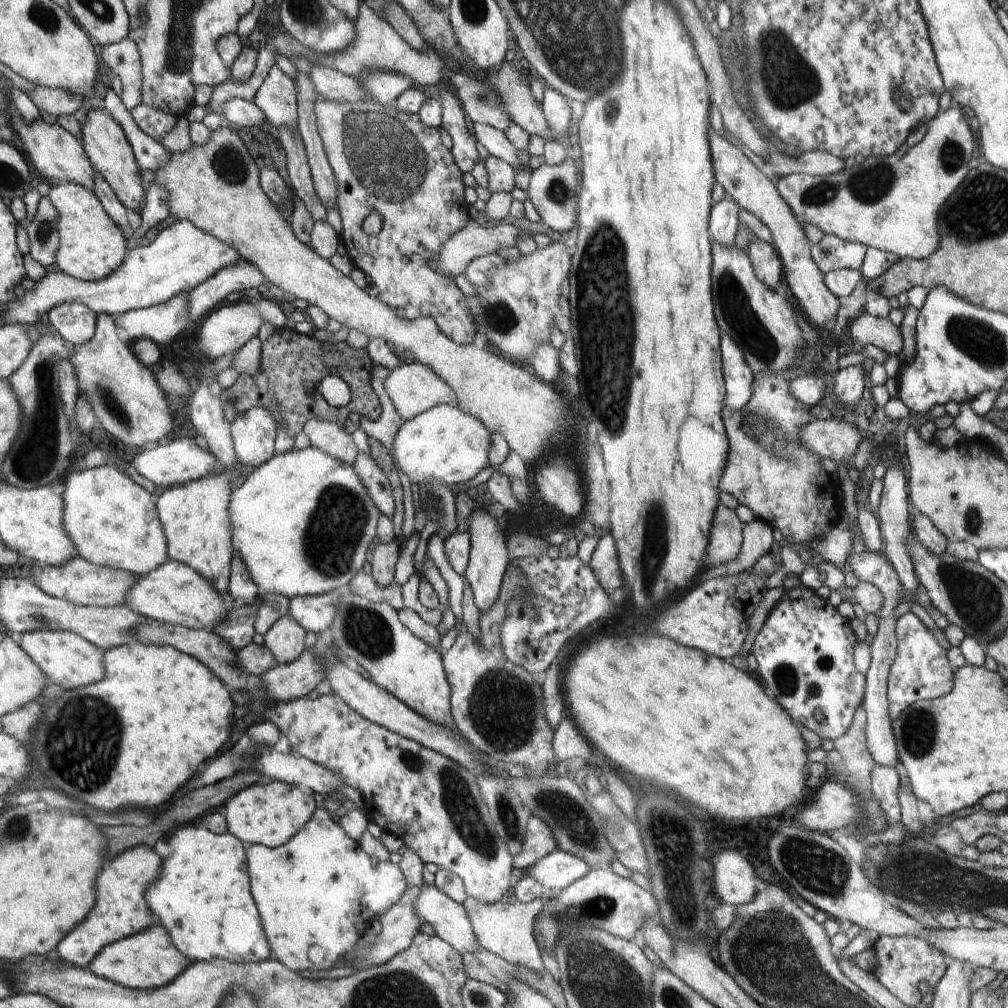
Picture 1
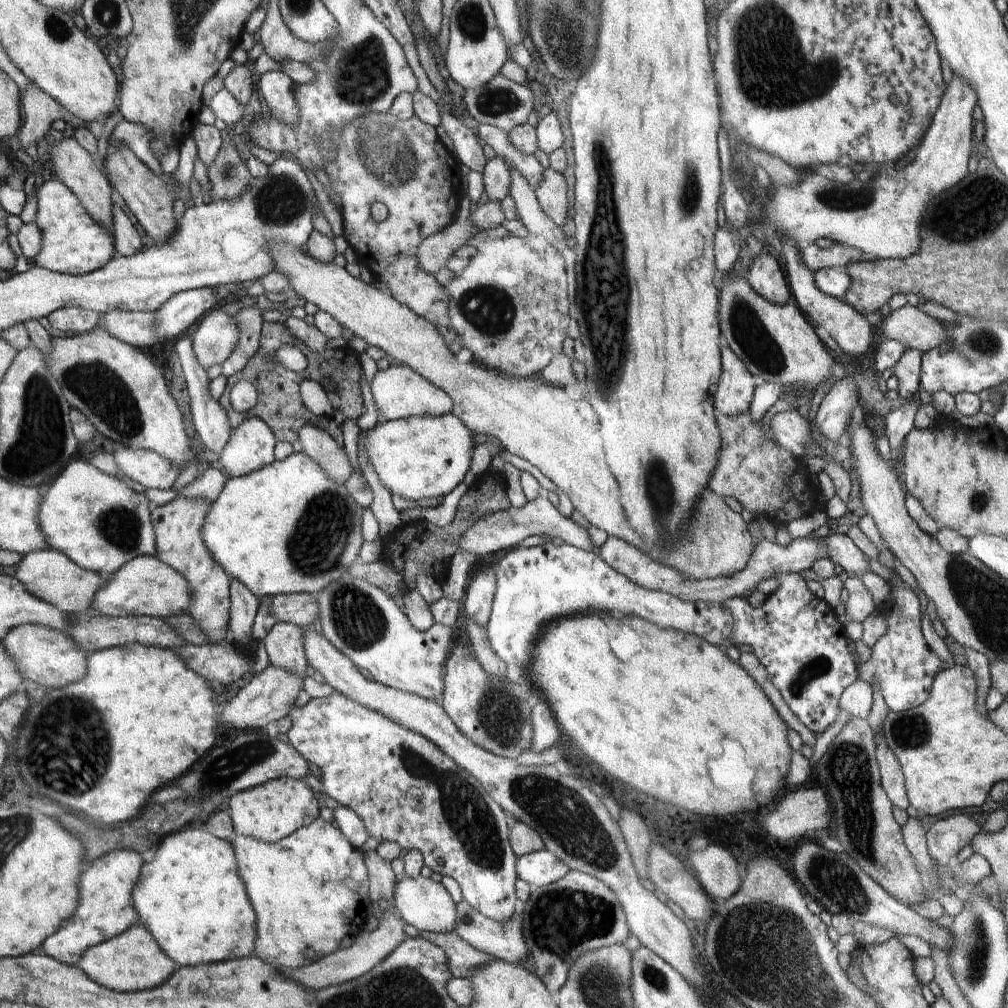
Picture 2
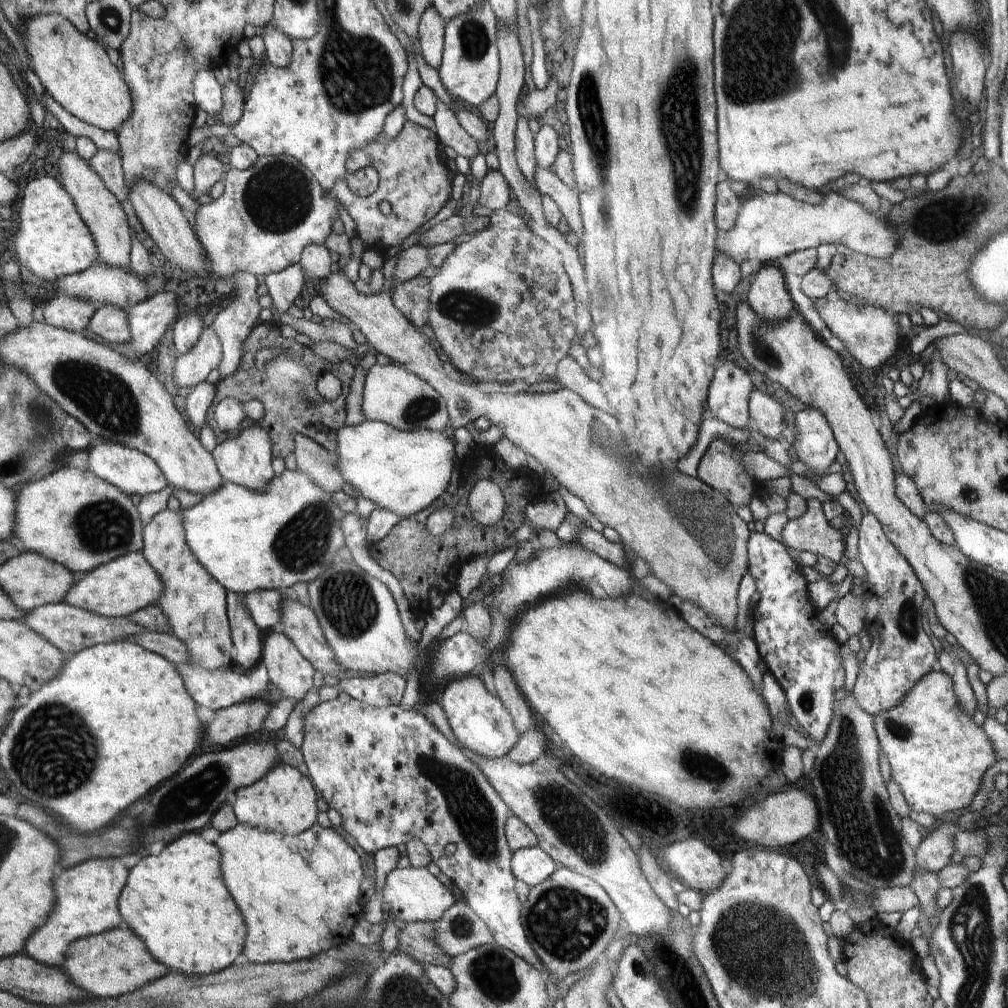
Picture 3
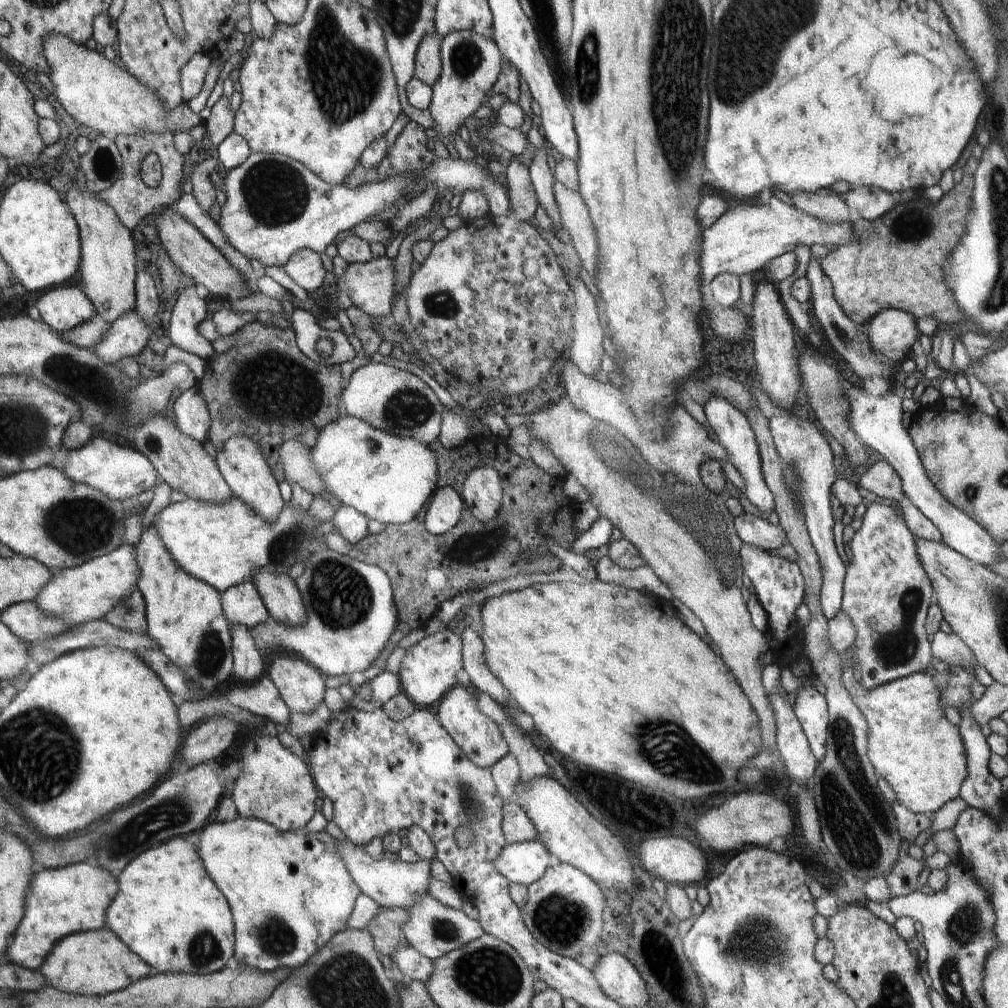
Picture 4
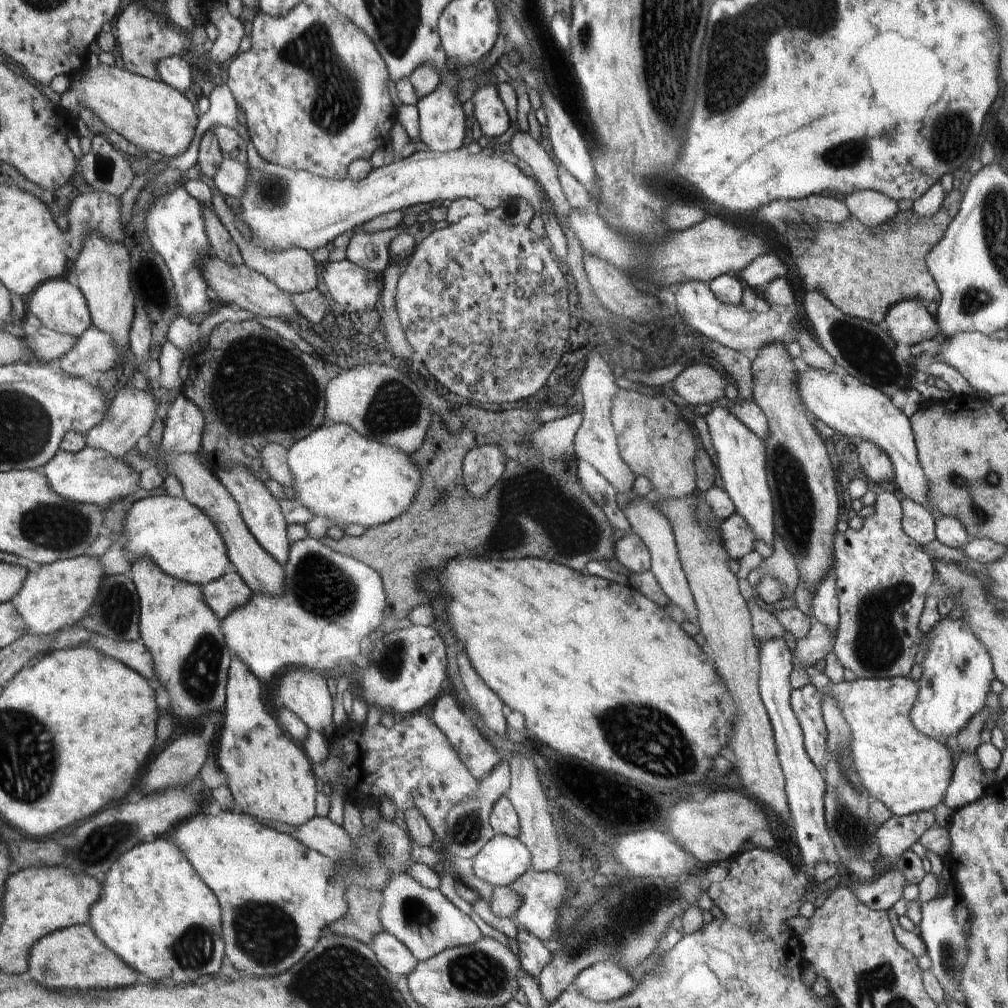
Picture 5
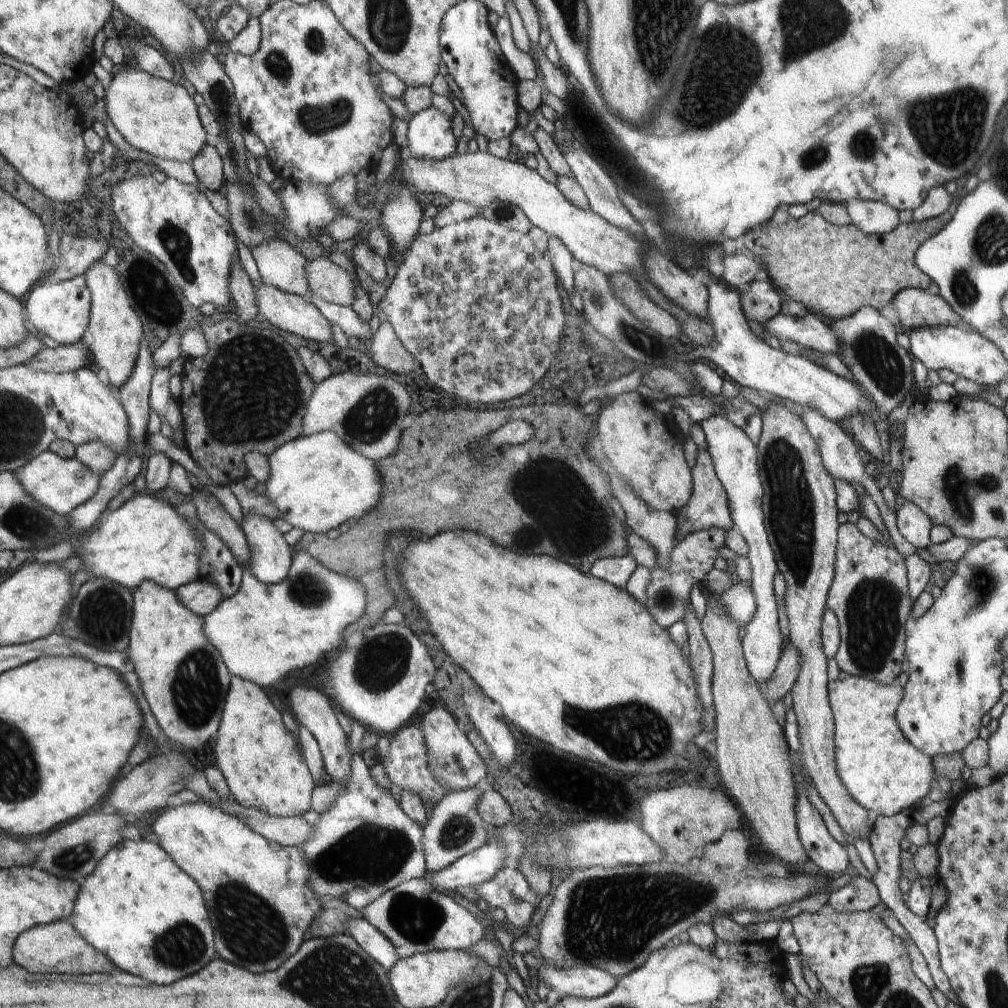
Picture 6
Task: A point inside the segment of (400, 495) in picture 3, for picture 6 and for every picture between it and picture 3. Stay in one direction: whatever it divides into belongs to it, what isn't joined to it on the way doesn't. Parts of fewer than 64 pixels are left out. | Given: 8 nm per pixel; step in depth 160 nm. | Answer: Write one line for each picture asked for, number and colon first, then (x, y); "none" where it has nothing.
4: (388, 478)
5: (339, 474)
6: (317, 482)

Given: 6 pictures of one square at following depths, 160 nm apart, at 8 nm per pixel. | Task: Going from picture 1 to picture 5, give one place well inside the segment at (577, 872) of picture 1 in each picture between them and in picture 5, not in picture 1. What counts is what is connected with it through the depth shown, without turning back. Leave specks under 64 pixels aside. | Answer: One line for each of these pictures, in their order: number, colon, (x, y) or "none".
2: (541, 868)
3: (532, 865)
4: (525, 863)
5: (504, 859)

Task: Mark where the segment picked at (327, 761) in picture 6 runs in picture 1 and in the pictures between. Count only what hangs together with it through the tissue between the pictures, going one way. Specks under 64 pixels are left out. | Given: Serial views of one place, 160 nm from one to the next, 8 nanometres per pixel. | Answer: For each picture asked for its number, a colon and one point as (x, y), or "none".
1: (285, 639)
2: (284, 643)
3: (288, 670)
4: (301, 686)
5: (305, 693)

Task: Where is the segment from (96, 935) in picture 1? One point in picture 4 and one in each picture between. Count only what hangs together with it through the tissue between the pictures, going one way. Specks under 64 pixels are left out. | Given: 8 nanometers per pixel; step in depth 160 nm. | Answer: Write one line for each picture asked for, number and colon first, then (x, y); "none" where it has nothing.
2: (105, 909)
3: (86, 896)
4: (71, 899)

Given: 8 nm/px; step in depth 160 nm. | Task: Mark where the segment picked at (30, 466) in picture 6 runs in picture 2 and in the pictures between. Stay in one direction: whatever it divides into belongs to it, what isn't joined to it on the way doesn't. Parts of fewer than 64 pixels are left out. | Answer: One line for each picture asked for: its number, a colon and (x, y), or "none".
2: (149, 469)
3: (133, 472)
4: (119, 472)
5: (92, 475)

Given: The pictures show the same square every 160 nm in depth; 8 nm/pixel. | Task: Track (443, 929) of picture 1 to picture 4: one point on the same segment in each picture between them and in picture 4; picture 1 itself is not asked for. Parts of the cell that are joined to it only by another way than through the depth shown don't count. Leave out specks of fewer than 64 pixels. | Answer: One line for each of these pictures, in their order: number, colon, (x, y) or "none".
2: (422, 902)
3: (415, 895)
4: (390, 883)

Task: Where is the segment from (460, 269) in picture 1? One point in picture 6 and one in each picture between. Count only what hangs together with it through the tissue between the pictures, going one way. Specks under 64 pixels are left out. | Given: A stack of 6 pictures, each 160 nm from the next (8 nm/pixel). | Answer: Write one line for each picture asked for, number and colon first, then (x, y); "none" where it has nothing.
2: (435, 251)
3: (411, 262)
4: (371, 286)
5: (356, 289)
6: (334, 284)

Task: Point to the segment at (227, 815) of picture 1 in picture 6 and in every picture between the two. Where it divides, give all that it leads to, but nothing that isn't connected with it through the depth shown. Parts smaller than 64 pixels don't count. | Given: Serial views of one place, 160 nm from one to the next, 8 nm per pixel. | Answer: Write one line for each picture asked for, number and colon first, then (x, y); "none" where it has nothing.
2: (272, 811)
3: (284, 801)
4: (274, 785)
5: (270, 777)
6: (261, 761)

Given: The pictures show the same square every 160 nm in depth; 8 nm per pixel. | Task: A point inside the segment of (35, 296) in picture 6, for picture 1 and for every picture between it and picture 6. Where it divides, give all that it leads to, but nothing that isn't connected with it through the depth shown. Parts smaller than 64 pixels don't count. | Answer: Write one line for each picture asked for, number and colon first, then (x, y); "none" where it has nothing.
1: (75, 322)
2: (79, 320)
3: (72, 314)
4: (63, 308)
5: (59, 305)

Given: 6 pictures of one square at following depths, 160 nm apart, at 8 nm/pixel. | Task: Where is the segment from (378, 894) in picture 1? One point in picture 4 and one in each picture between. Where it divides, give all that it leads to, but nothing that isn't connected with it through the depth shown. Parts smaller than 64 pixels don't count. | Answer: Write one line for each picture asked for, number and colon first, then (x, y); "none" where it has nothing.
2: (310, 891)
3: (300, 895)
4: (290, 892)

